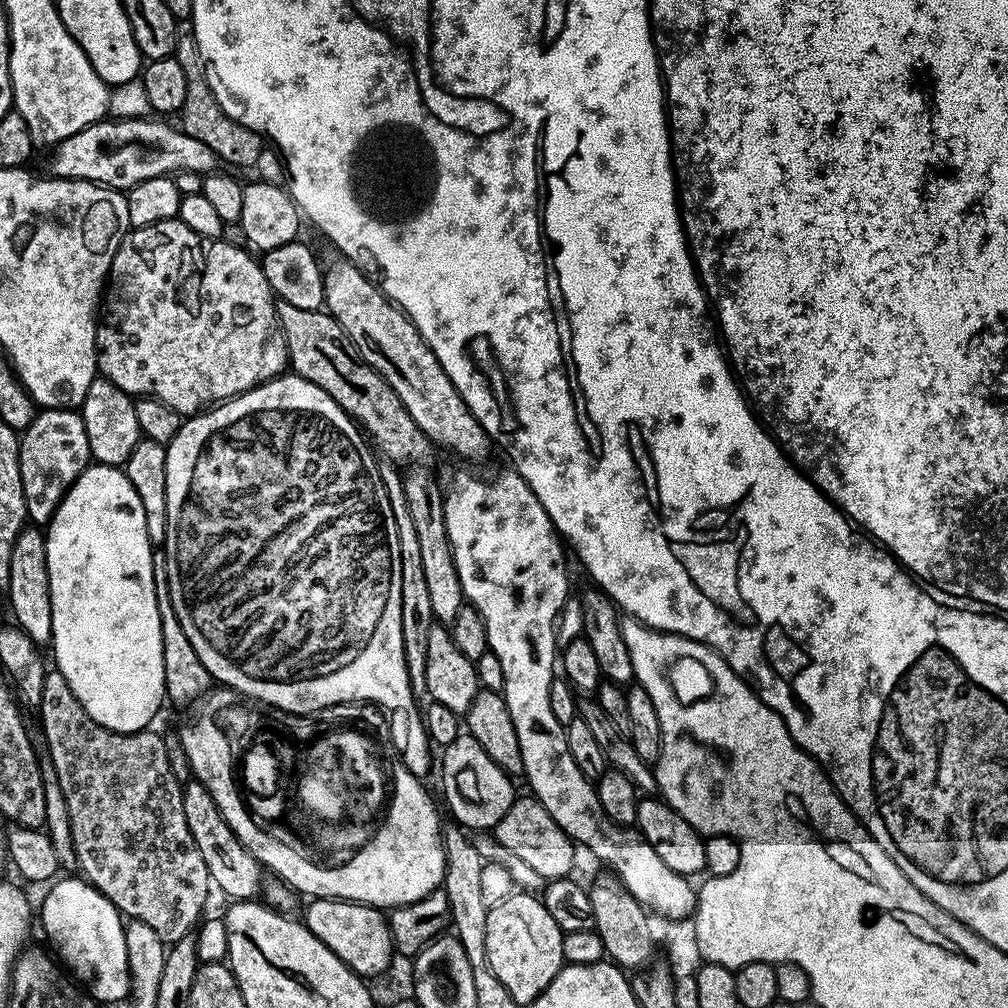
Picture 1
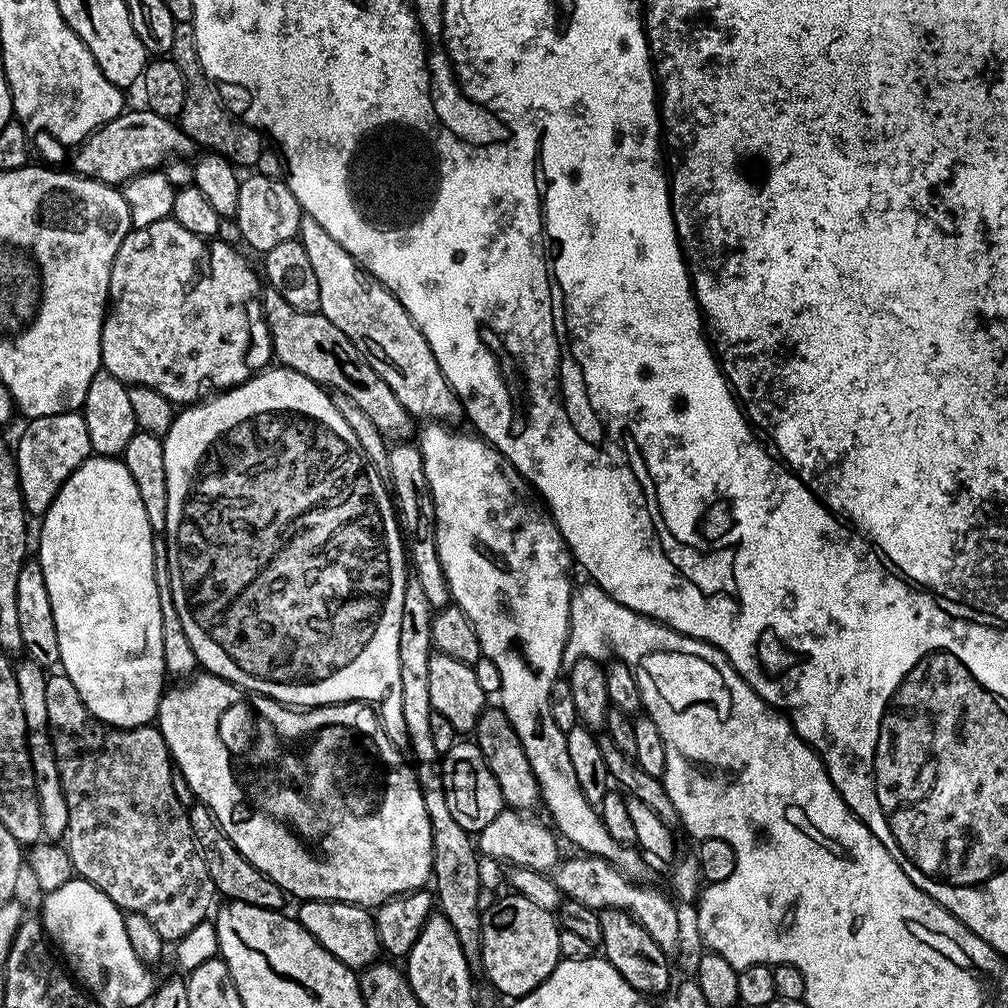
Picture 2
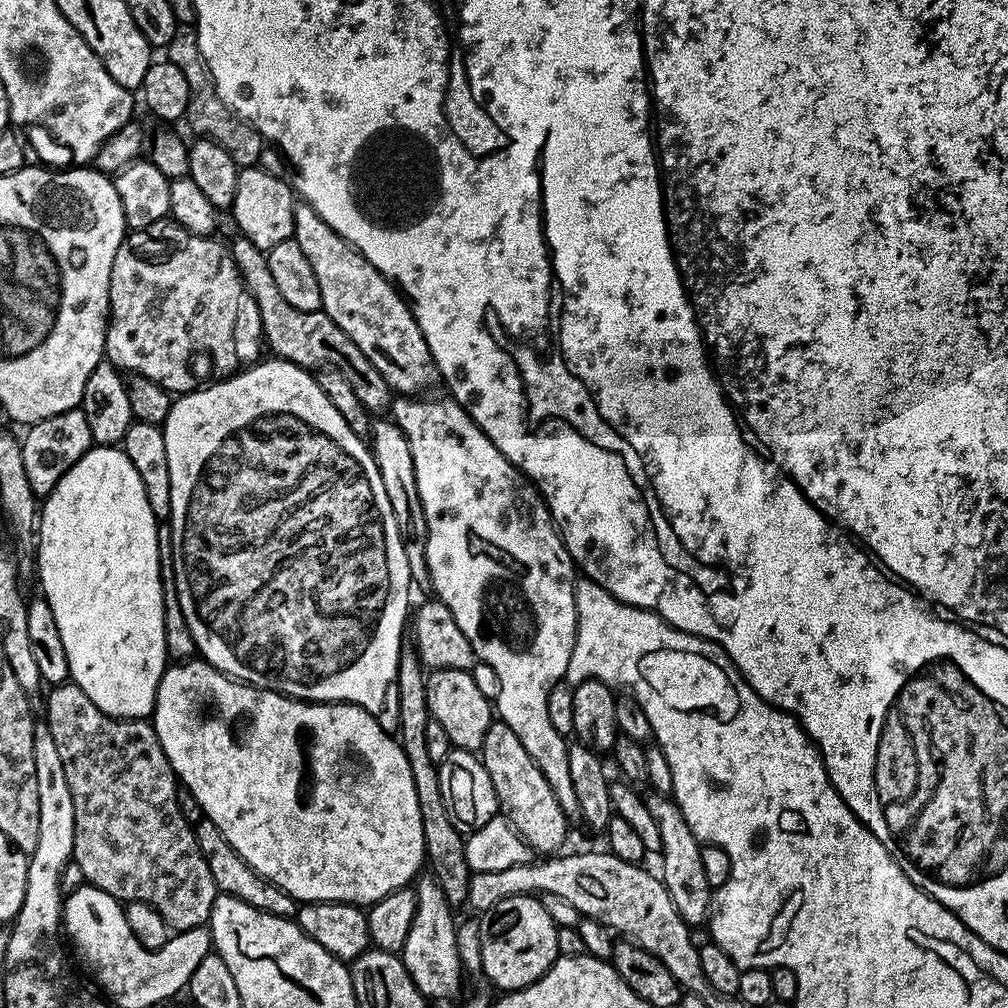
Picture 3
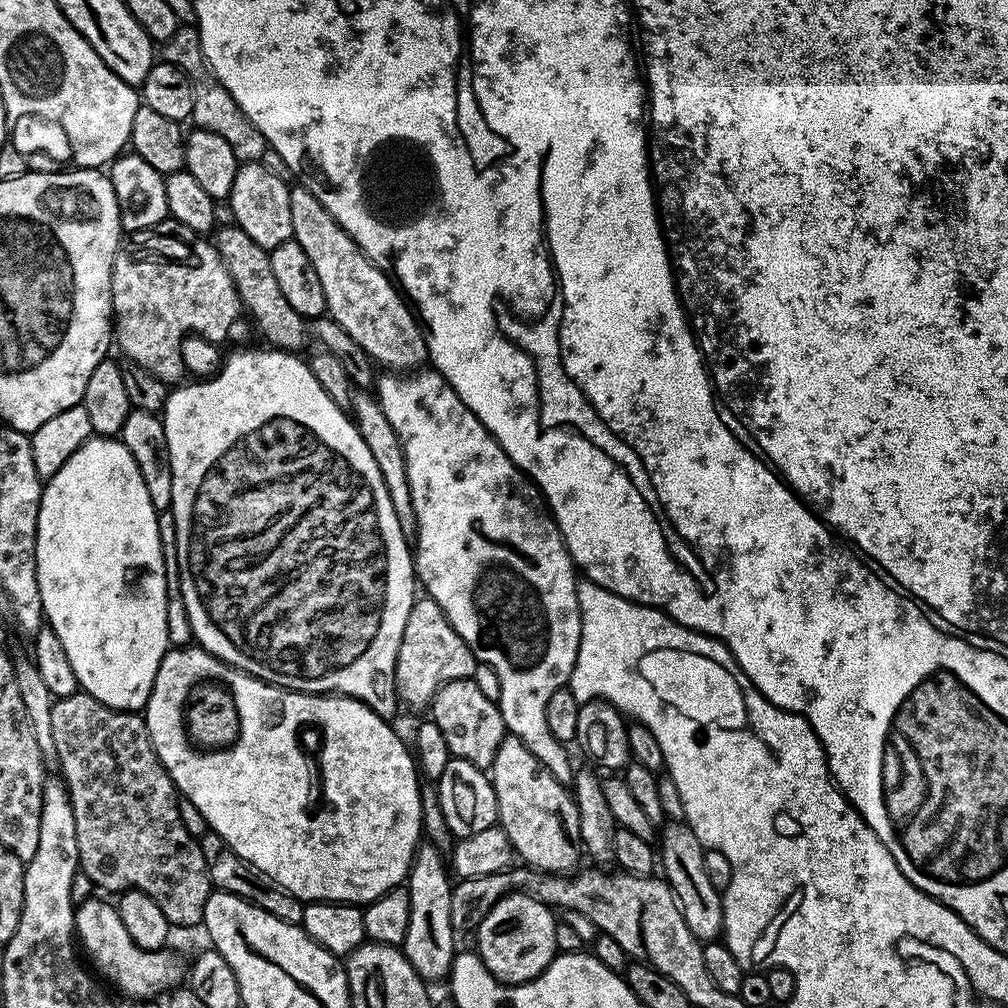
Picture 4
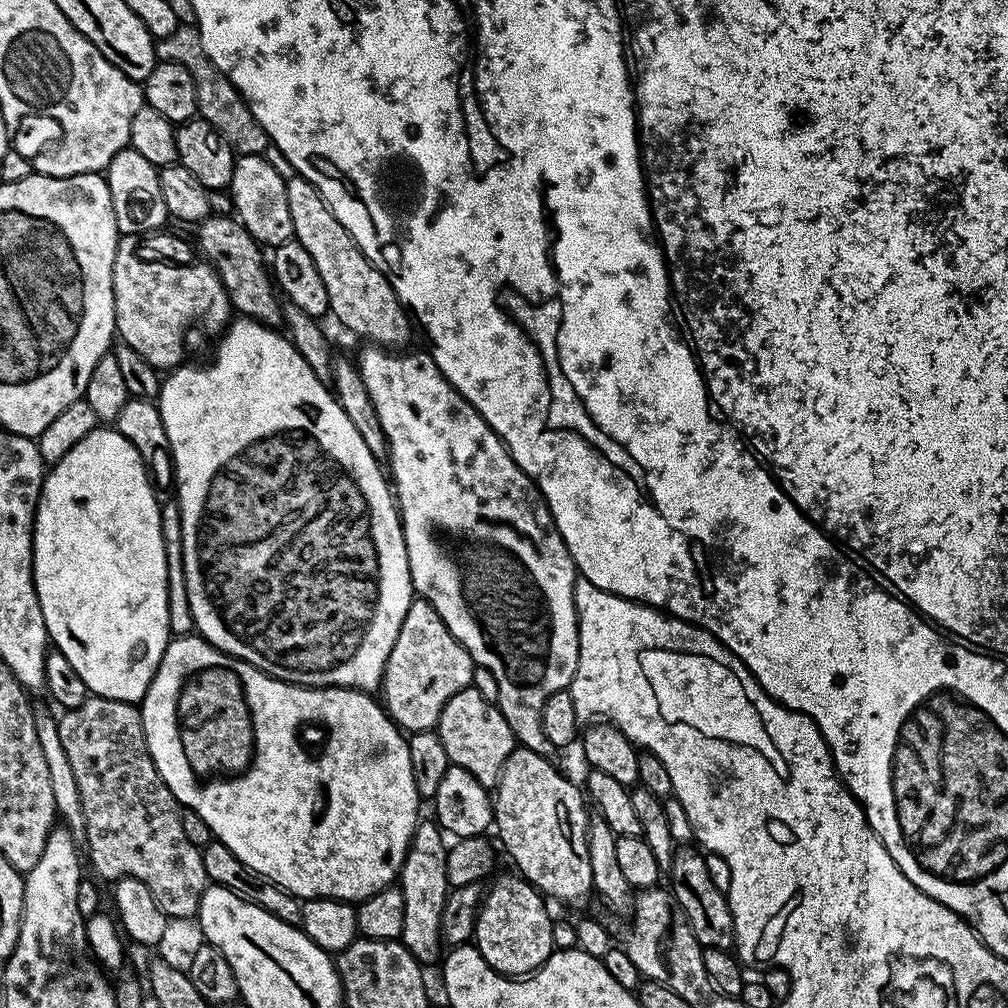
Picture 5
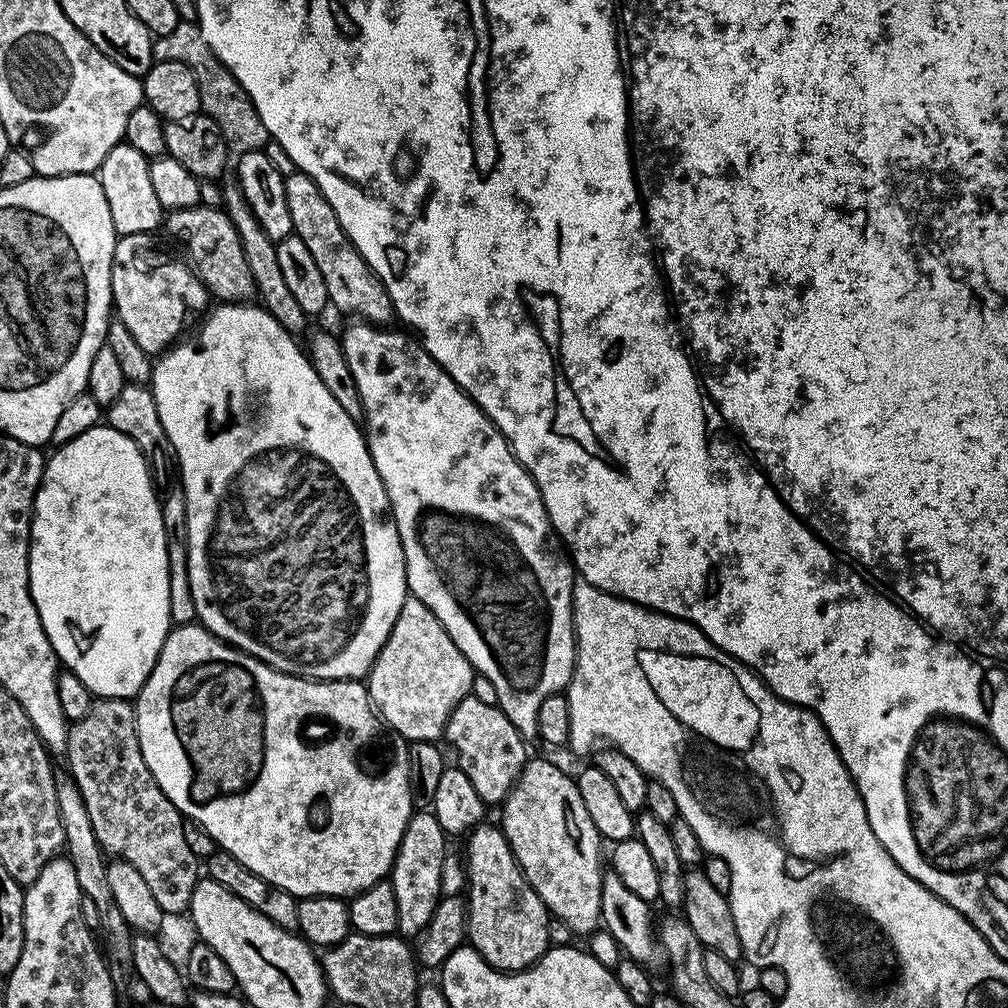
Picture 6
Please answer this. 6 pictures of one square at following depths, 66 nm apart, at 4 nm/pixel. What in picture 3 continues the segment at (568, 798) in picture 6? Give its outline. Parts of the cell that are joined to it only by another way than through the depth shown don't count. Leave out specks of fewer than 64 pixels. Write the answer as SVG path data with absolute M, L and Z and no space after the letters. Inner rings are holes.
M493 719L478 755L484 762L486 774L490 774L499 811L512 823L513 830L532 848L533 853L559 853L568 836L570 817L564 813L562 806L558 806L558 798L554 798L550 782L546 782L542 770L538 770L534 758L526 754L526 746L518 742L518 734L514 734L504 720Z

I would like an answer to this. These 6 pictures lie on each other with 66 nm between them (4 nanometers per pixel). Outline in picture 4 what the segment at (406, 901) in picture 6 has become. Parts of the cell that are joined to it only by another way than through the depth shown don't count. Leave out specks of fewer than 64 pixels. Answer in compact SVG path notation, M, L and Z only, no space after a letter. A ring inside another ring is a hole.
M427 842L421 843L416 849L416 855L412 858L412 869L408 871L406 881L406 887L410 894L410 926L406 929L402 950L406 954L410 966L414 966L414 970L418 970L418 974L425 982L443 981L452 968L452 957L458 951L458 945L456 945L458 936L452 931L452 923L450 922L450 894L453 881L448 880L450 872L446 867L445 857L443 860L440 856L443 856L441 849L436 845Z

